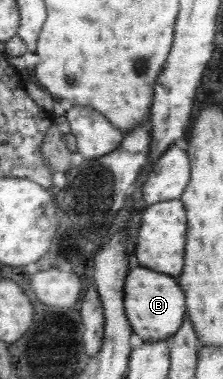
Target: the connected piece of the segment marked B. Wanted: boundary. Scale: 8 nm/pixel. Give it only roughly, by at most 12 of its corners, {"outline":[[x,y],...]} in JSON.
{"outline":[[138,265],[123,288],[132,330],[168,339],[186,319],[177,280]]}

